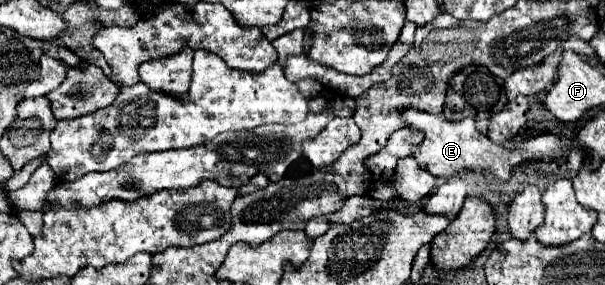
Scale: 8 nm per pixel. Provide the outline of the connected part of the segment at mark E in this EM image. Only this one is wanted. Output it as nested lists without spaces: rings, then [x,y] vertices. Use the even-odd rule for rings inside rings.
[[[403,110],[403,116],[407,118],[411,128],[425,132],[425,140],[423,140],[423,144],[415,146],[413,158],[419,162],[419,166],[423,170],[427,170],[439,178],[447,178],[447,176],[455,176],[459,172],[471,170],[471,172],[483,174],[485,178],[489,178],[497,184],[503,184],[511,178],[513,166],[517,166],[519,162],[531,158],[531,156],[537,156],[537,158],[561,156],[571,150],[565,146],[565,140],[555,134],[539,134],[539,136],[523,140],[517,150],[507,150],[499,144],[493,144],[485,134],[481,134],[475,128],[473,118],[465,118],[461,122],[449,122],[441,114],[435,116],[435,114],[427,114],[427,112],[419,112],[419,110]]]

